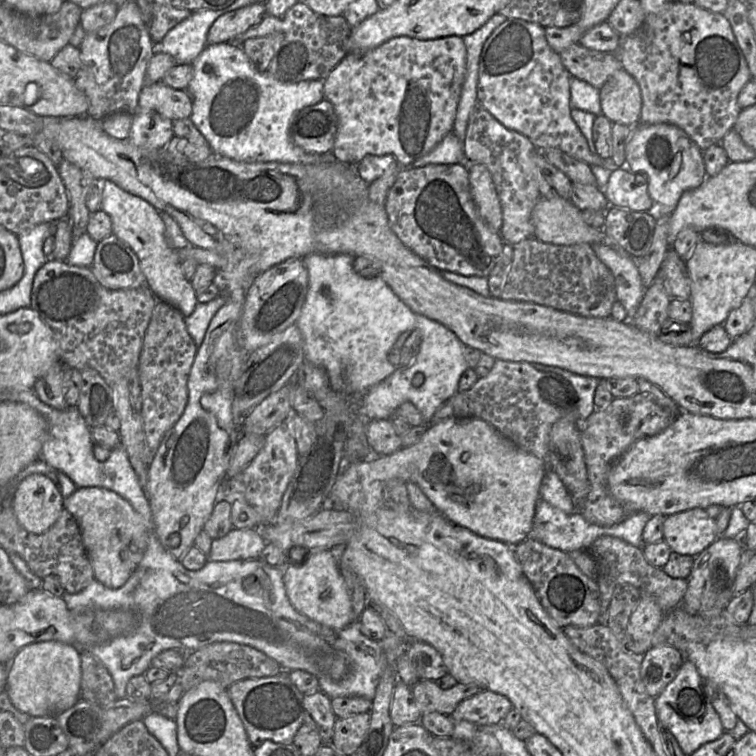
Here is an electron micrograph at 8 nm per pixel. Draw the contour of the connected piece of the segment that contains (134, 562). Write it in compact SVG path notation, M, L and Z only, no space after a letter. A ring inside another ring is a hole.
M100 487L77 488L64 500L64 508L79 525L95 579L110 589L122 587L138 567L148 546L148 530L140 514L126 499Z

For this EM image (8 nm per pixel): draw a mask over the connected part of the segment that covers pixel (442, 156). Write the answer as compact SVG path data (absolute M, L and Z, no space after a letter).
M452 131L427 155L418 159L411 167L420 168L428 165L466 164L464 141Z

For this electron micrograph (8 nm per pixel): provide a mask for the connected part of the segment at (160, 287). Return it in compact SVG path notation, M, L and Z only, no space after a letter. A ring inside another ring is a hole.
M110 180L97 182L101 182L100 209L111 218L112 234L125 242L138 257L145 285L157 299L168 302L184 317L192 314L198 303L196 292L182 272L178 250L168 241L160 212L146 200L126 192Z

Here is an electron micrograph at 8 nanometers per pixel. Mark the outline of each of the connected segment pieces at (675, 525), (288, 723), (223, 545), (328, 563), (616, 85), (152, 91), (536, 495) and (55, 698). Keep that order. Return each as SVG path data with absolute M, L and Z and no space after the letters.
M693 508L664 519L663 540L676 553L695 557L718 537L716 521L705 509Z
M286 672L234 682L228 688L228 693L254 748L266 740L291 744L298 729L304 724L305 695L291 682Z
M233 528L224 537L212 540L208 561L257 560L266 543L260 528Z
M310 550L303 564L280 569L283 572L286 595L296 611L333 629L343 629L354 623L351 599L340 573L335 551Z
M623 68L612 74L600 89L602 114L612 123L629 127L640 124L642 96L639 84Z
M159 81L142 87L138 110L155 111L172 121L189 118L192 113L192 99L188 90L173 89Z
M451 417L437 422L432 419L421 440L393 453L370 458L368 480L380 480L384 485L390 480L416 484L438 512L479 536L510 546L530 536L536 505L541 498L540 484L547 469L546 463L519 448L488 422L478 418Z
M58 641L33 643L9 663L6 691L13 705L32 717L58 716L81 698L81 650Z

